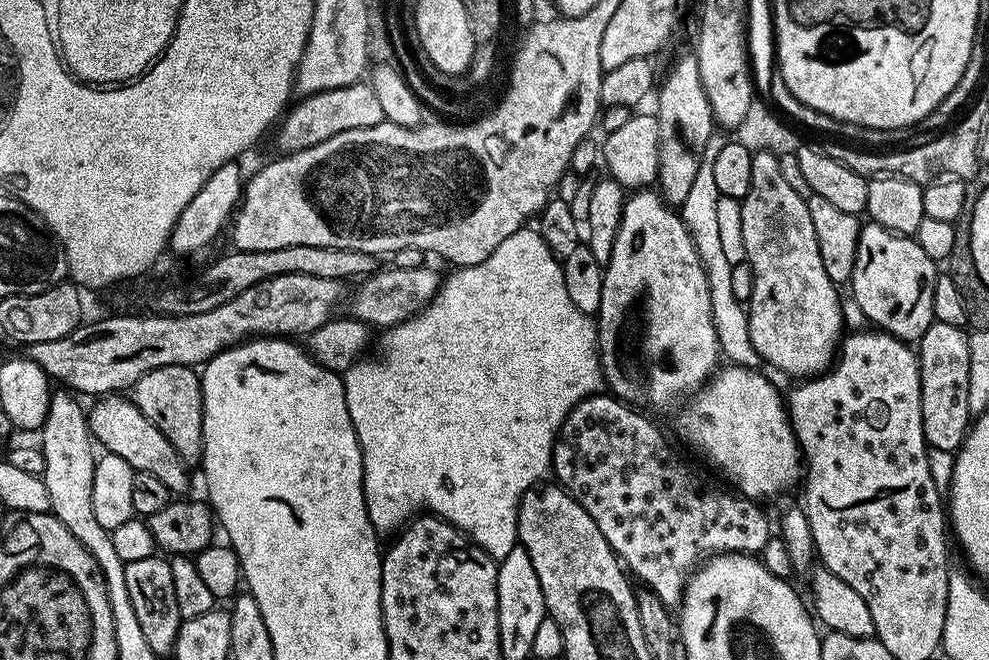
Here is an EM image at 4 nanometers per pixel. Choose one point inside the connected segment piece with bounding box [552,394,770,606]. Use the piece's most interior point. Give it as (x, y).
(661, 518)

